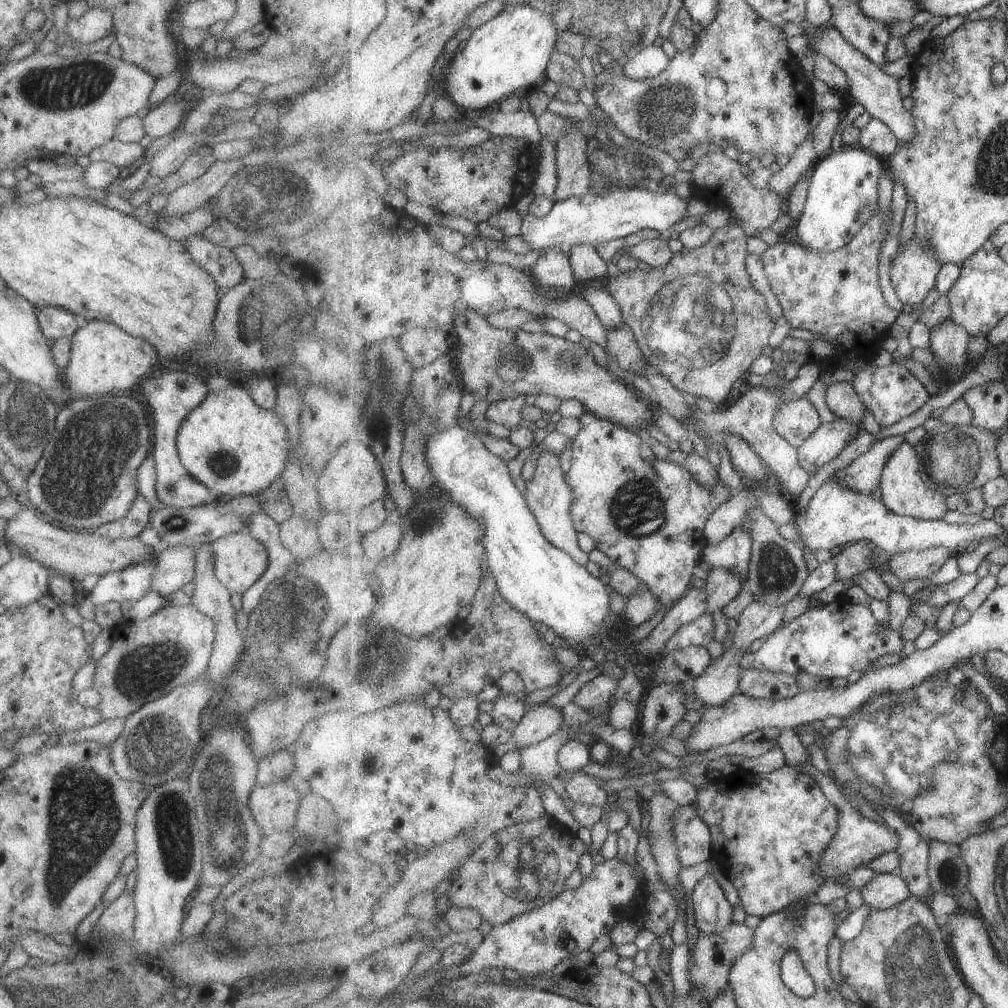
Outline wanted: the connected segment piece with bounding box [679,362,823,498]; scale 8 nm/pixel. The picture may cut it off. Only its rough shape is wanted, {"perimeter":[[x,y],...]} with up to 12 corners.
{"perimeter":[[806,363],[784,387],[753,386],[732,406],[694,408],[691,437],[741,435],[797,498],[811,473],[777,432],[781,404],[822,379]]}

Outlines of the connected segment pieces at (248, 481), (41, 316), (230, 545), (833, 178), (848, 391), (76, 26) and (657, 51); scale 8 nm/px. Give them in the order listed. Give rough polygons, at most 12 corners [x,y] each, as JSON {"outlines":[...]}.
{"outlines":[[[239,384],[180,422],[183,468],[214,497],[263,491],[286,428]],[[40,307],[36,319],[49,342],[78,329],[72,312]],[[246,530],[210,542],[215,578],[245,592],[268,567]],[[865,147],[819,161],[796,234],[847,246],[878,212],[889,170]],[[851,382],[828,383],[826,404],[837,417],[857,421],[865,412]],[[91,7],[68,18],[66,33],[79,44],[95,42],[113,30],[112,14]],[[657,44],[645,47],[624,68],[634,79],[654,79],[670,63]]]}

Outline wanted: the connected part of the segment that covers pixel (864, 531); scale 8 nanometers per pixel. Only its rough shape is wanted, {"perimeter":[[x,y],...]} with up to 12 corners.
{"perimeter":[[834,476],[794,524],[810,557],[861,540],[889,559],[941,545],[959,554],[1007,531],[891,512]]}

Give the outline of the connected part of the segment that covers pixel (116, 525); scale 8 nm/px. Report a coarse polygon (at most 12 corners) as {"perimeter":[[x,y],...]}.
{"perimeter":[[137,493],[121,518],[94,532],[110,539],[137,537],[149,522],[144,496]]}

